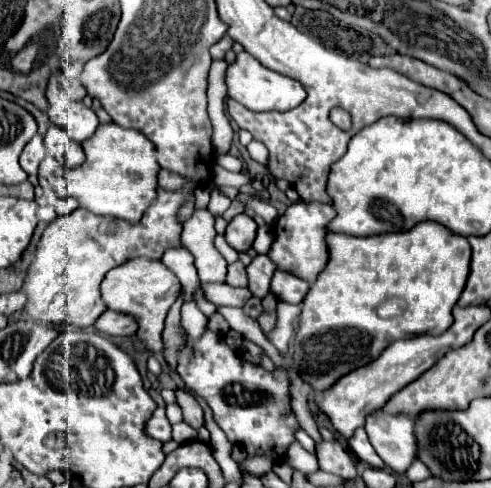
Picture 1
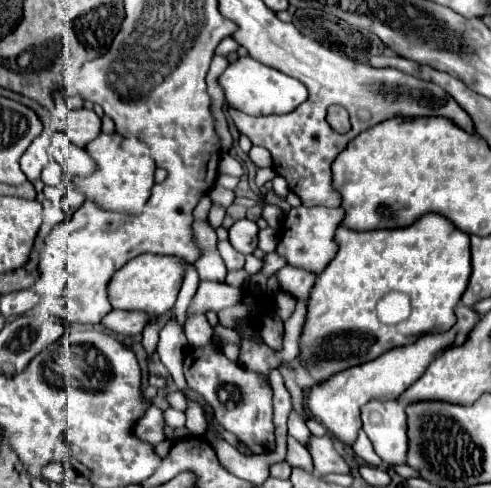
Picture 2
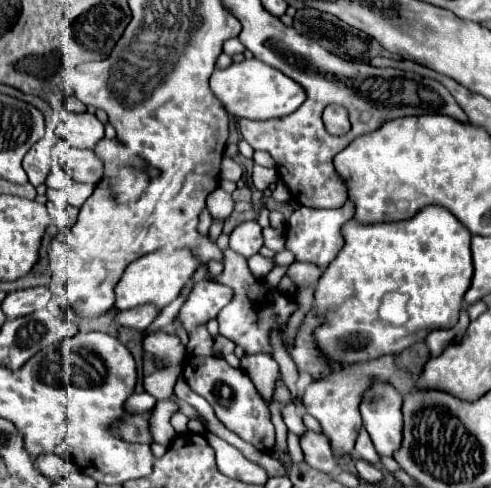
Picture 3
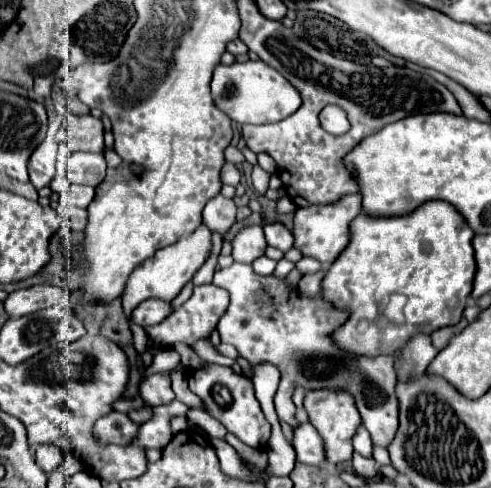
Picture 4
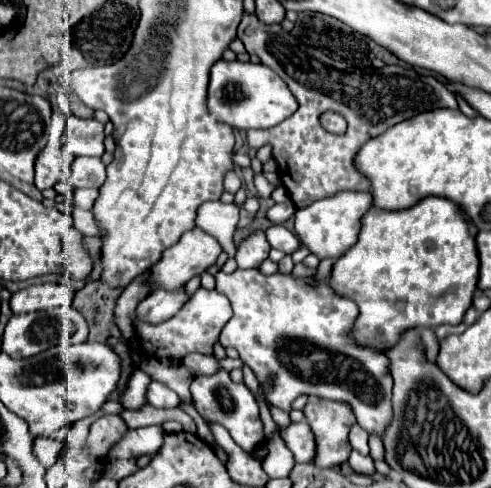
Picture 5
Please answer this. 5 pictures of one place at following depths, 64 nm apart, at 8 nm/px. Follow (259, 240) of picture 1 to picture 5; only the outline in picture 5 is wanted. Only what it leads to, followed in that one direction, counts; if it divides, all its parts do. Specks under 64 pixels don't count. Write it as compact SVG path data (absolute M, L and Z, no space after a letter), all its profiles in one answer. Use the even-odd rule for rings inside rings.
M272 224L266 230L266 238L268 238L268 242L270 242L272 248L282 250L284 254L292 254L300 246L298 236L292 234L288 228L284 228L282 224Z

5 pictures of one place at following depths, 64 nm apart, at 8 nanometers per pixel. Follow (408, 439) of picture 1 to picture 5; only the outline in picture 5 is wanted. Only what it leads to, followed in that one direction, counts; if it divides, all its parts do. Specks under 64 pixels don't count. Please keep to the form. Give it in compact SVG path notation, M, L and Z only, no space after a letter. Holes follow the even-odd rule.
M236 268L232 274L216 274L216 290L224 292L232 304L234 316L224 324L220 332L220 344L232 346L238 350L244 364L248 364L260 382L268 376L274 376L274 388L268 392L268 400L284 410L291 411L294 398L300 394L320 394L318 388L334 388L334 398L348 402L356 414L358 424L368 432L384 438L386 428L392 422L392 374L390 360L372 352L372 348L358 346L350 336L350 328L358 316L358 308L352 300L336 296L326 280L316 286L310 286L310 278L292 278L290 274L272 274L264 276L258 270Z

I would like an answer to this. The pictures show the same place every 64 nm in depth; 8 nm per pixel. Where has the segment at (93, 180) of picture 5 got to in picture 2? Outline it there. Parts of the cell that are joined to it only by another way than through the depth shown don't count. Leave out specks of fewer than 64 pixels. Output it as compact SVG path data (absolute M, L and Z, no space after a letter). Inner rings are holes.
M72 148L72 154L66 162L66 174L70 176L80 176L80 174L92 174L94 172L94 164L92 164L92 158L86 154L84 148Z

